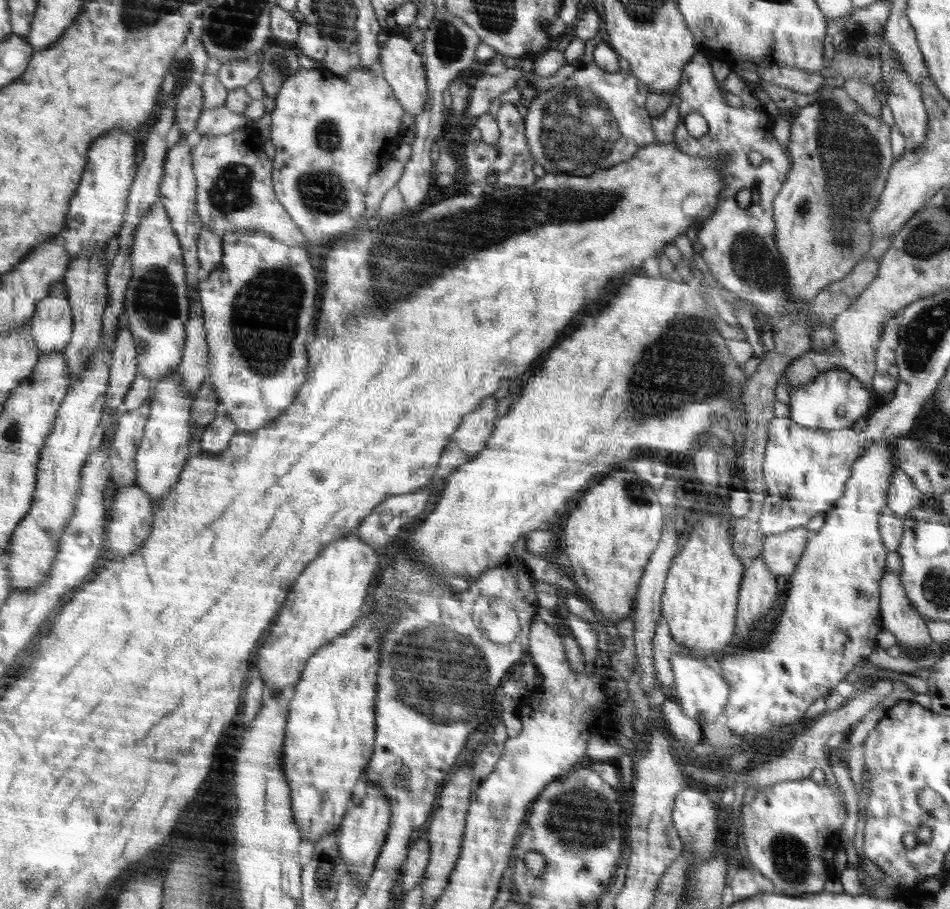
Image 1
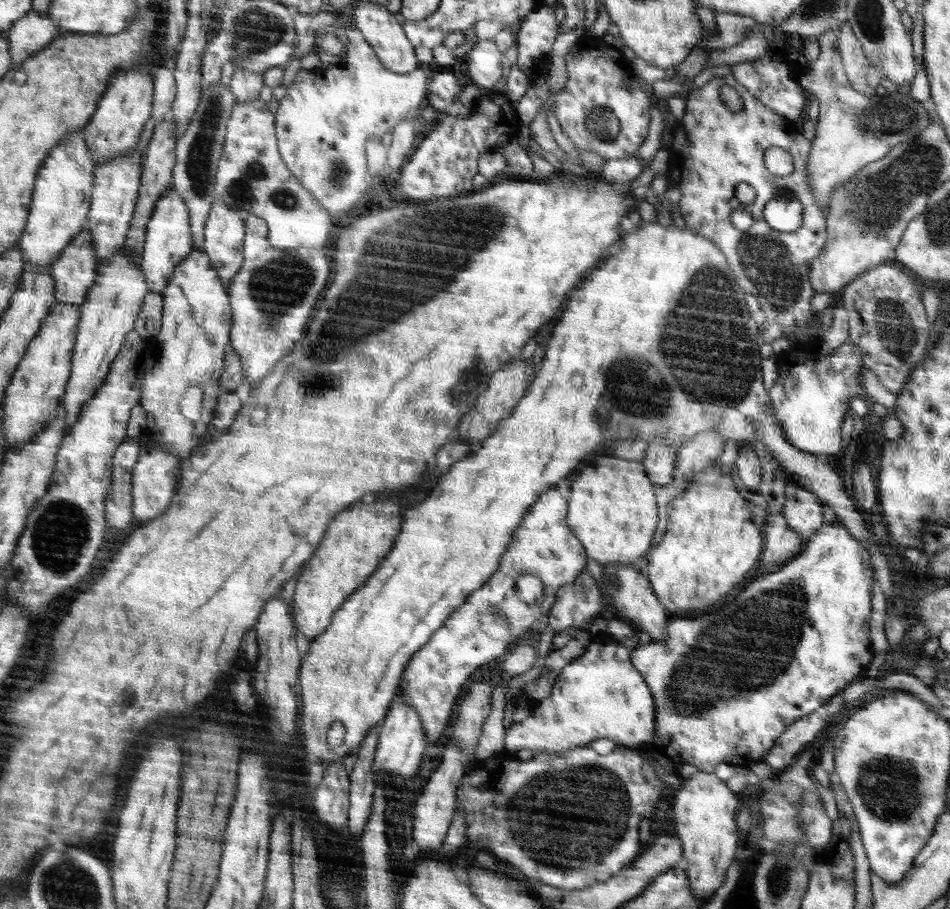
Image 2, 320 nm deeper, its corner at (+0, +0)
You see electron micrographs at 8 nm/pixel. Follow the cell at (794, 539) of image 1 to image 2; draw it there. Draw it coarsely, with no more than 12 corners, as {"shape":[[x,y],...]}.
{"shape":[[786,484],[783,513],[806,542],[822,526],[813,491]]}

